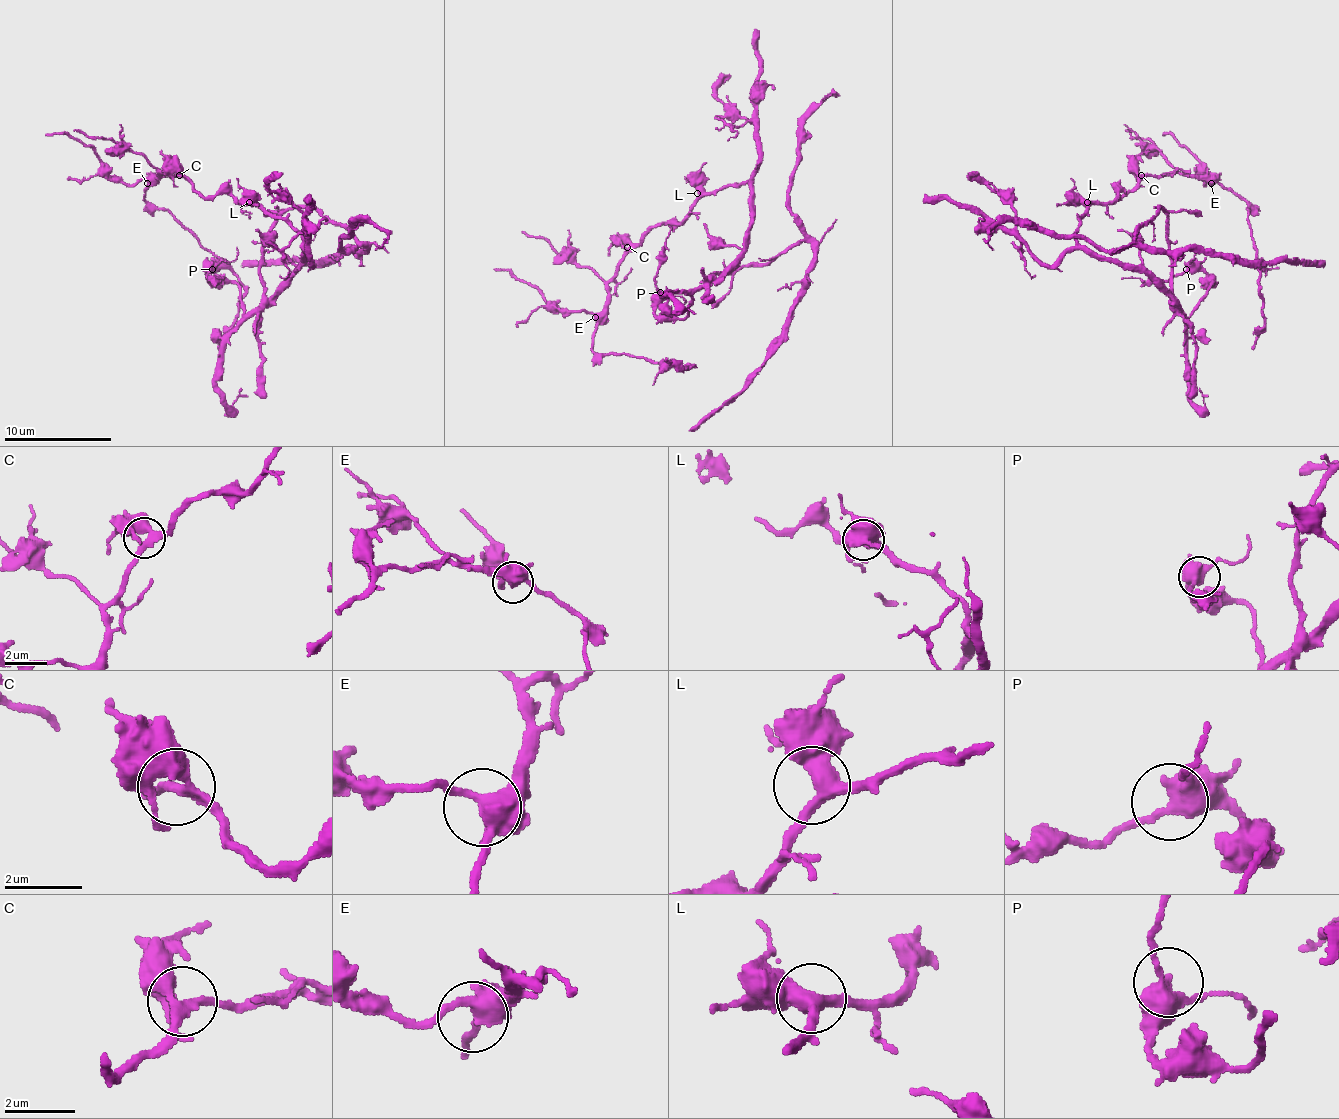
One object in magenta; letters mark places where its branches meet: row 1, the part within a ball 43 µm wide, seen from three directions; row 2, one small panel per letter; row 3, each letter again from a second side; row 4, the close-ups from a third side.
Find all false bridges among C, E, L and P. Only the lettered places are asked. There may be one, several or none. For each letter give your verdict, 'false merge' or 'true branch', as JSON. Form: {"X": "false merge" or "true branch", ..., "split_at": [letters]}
{"C": "true branch", "E": "true branch", "L": "true branch", "P": "true branch", "split_at": []}

